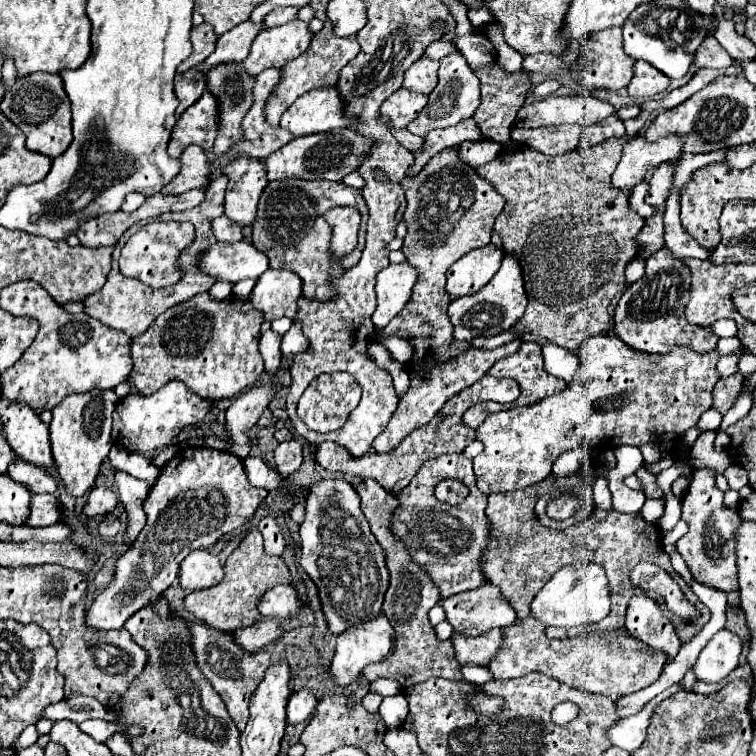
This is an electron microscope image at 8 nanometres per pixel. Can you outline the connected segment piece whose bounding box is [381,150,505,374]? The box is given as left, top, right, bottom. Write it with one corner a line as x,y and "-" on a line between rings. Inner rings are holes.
441,150
439,154
435,154
417,176
405,178
401,182
401,188
407,198
407,236
401,250
407,262
417,268
419,278
413,286
411,300
381,330
381,334
385,338
397,336
409,342
409,346
413,348
413,358
401,366
409,374
421,374
427,362
445,364
457,358
457,354
471,348
471,342
457,342
453,338
453,324
447,316
447,306
451,300
445,290
445,274
449,266
469,250
491,242
493,222
503,210
505,200
487,180
479,178
471,166
463,164
457,158
455,150

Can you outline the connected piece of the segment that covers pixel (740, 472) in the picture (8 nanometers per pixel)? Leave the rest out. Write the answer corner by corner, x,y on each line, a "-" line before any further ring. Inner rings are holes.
731,464
725,472
723,472
723,476
727,478
727,482
729,482
729,488
733,488
733,490
741,490
743,486
747,486
747,472
741,468
741,466
735,466
735,464

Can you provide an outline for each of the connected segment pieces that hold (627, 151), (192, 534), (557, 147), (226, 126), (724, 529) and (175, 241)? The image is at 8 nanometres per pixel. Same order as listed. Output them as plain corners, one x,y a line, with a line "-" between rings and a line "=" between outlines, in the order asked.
675,134
659,138
657,142
647,142
643,136
627,138
623,146
623,156
613,172
613,186
615,188
633,188
641,182
647,172
661,162
673,160
681,154
681,138
=
213,448
179,450
163,468
145,500
147,524
133,546
117,560
115,580
87,610
85,626
97,630
121,628
129,616
153,602
173,584
181,560
197,548
211,548
221,536
253,518
267,490
253,488
241,458
=
563,124
563,126
549,126
549,128
511,128
513,142
527,144
543,154
565,154
579,146
581,126
577,124
=
223,64
209,72
209,90
221,102
221,128
213,146
215,154
223,154
241,138
241,118
249,110
253,96
253,76
245,74
243,64
=
695,468
687,494
683,496
683,520
689,522
689,532
677,540
677,550
687,562
693,578
701,584
719,588
723,592
737,590
735,542
733,532
741,518
737,510
723,508
723,492
715,484
717,472
711,468
=
149,222
137,234
133,234
129,242
123,246
119,258
121,274
137,278
139,282
149,286
171,286
173,282
179,280
175,260
179,252
193,242
193,238
195,238
193,226
187,222

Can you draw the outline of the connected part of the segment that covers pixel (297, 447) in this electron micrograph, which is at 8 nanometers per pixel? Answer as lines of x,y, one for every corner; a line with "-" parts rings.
297,440
281,442
275,448
275,464
283,478
291,478
301,466
301,444

